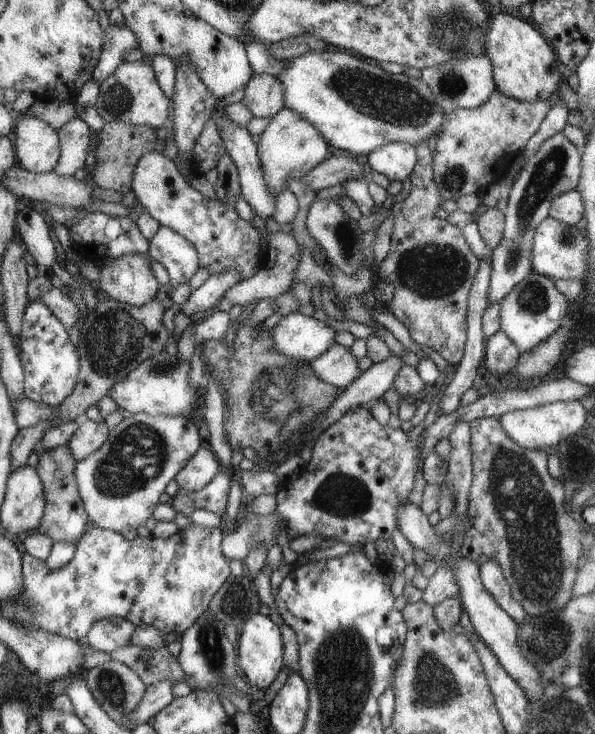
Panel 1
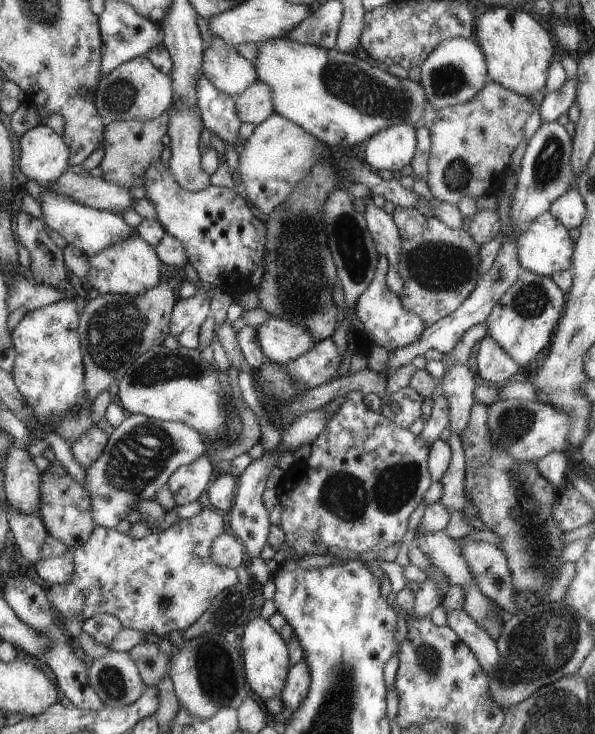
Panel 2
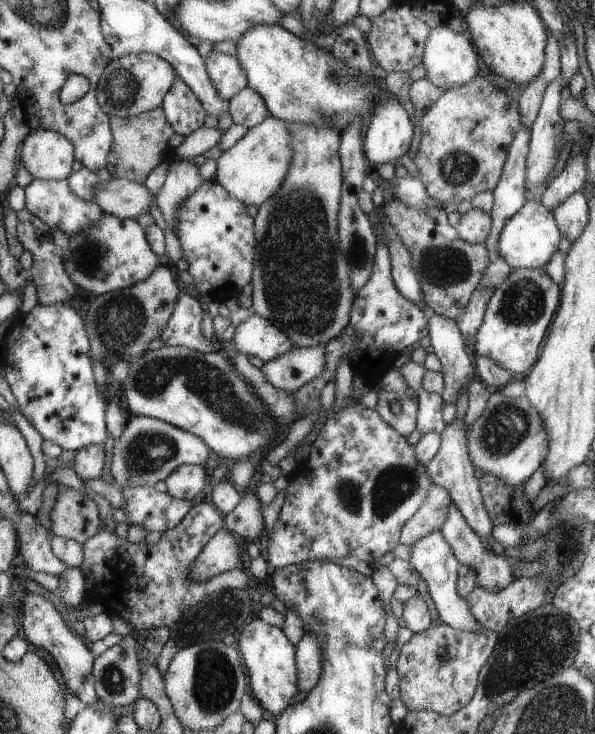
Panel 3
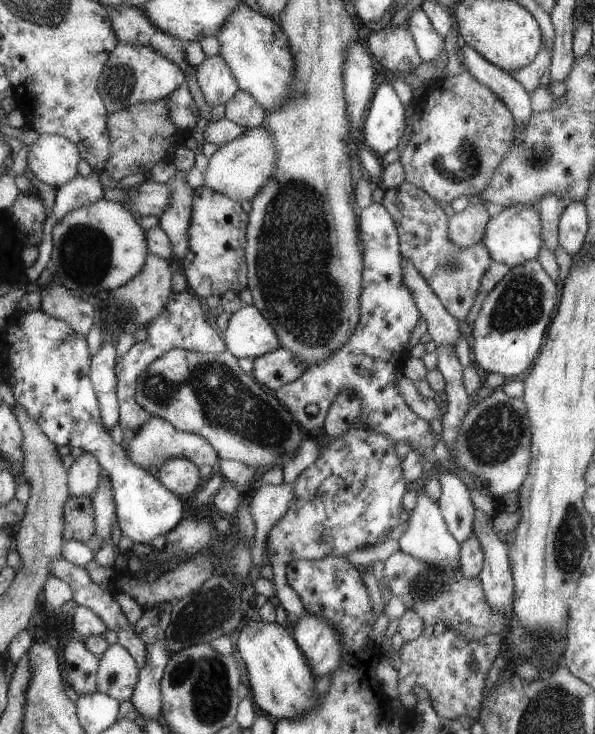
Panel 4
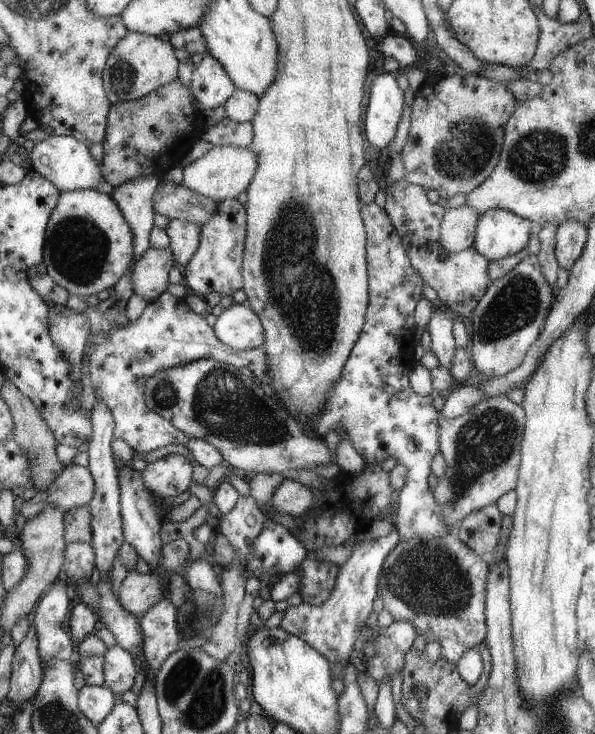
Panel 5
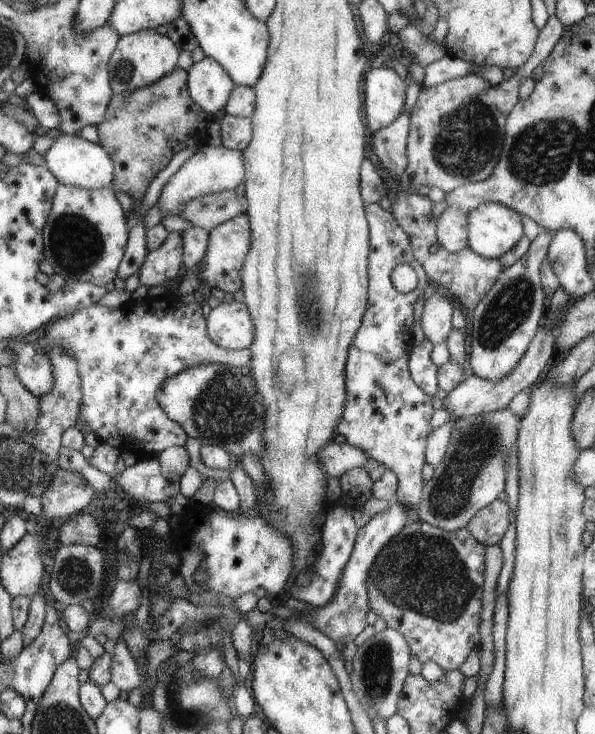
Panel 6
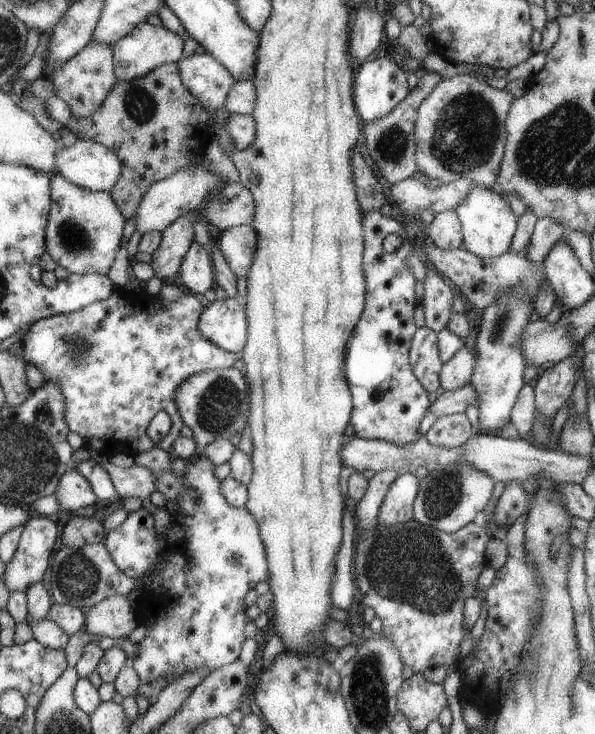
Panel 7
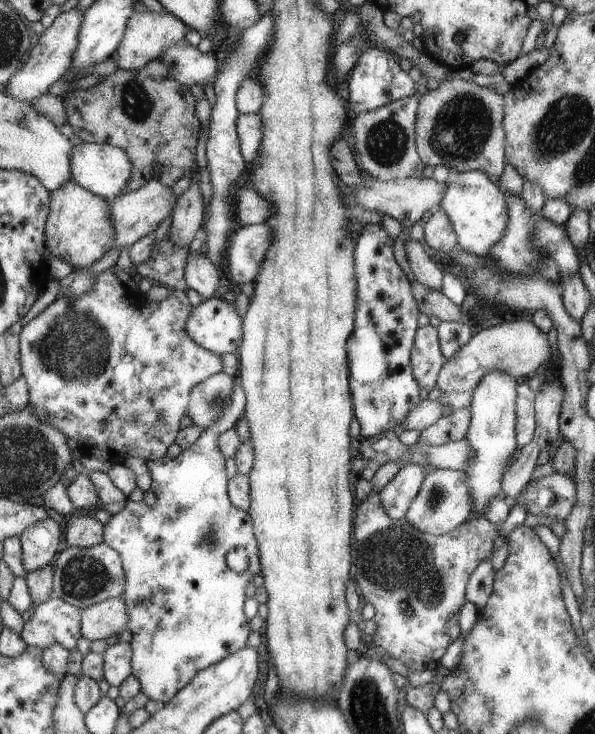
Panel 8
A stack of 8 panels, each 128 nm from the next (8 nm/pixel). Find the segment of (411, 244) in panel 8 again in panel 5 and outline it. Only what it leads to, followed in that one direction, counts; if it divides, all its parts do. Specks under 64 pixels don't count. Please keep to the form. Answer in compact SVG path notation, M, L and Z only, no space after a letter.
M443 307L432 310L430 320L424 327L430 338L430 352L439 358L439 367L450 370L451 358L455 354L455 342L452 336L453 320L443 312Z

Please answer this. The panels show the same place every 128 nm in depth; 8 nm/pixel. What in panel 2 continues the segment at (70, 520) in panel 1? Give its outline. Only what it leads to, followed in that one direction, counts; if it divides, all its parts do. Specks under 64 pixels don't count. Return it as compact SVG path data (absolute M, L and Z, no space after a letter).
M58 462L49 463L46 471L41 474L40 509L37 515L41 518L49 537L67 544L68 548L75 548L86 543L94 531L94 518L91 517L91 498L81 487L61 468Z

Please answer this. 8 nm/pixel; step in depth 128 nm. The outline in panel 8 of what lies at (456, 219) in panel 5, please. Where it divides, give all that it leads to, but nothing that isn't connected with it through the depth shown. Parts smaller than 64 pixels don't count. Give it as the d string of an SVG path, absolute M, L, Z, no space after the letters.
M441 208L433 210L429 220L422 226L425 241L429 247L441 250L443 253L453 249L456 232L452 227L451 220L448 219L448 216Z

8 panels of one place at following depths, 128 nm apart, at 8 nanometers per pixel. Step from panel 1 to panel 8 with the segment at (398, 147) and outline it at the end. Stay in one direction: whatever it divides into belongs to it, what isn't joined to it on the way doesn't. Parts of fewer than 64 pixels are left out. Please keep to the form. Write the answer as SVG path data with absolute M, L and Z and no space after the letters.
M367 46L359 54L359 60L347 74L347 104L355 114L375 110L385 103L393 102L401 97L409 96L417 92L417 85L413 83L403 70L399 70L397 60L393 58L393 53L381 51L374 46Z

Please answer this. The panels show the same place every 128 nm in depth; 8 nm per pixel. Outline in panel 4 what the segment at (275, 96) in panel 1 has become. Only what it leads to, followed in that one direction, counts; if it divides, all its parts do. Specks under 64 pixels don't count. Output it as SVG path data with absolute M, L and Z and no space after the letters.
M237 90L225 102L225 117L243 128L255 128L263 122L265 111L247 92Z

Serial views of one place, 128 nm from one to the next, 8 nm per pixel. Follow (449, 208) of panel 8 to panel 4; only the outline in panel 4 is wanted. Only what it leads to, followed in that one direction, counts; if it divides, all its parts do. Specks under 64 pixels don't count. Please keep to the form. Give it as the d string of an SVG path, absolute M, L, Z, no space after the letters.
M515 204L505 208L498 208L494 211L490 220L487 220L486 228L482 231L480 241L487 252L493 258L494 263L502 263L507 267L521 266L527 260L534 260L541 248L541 237L539 232L542 224L539 224L539 214L531 206Z

